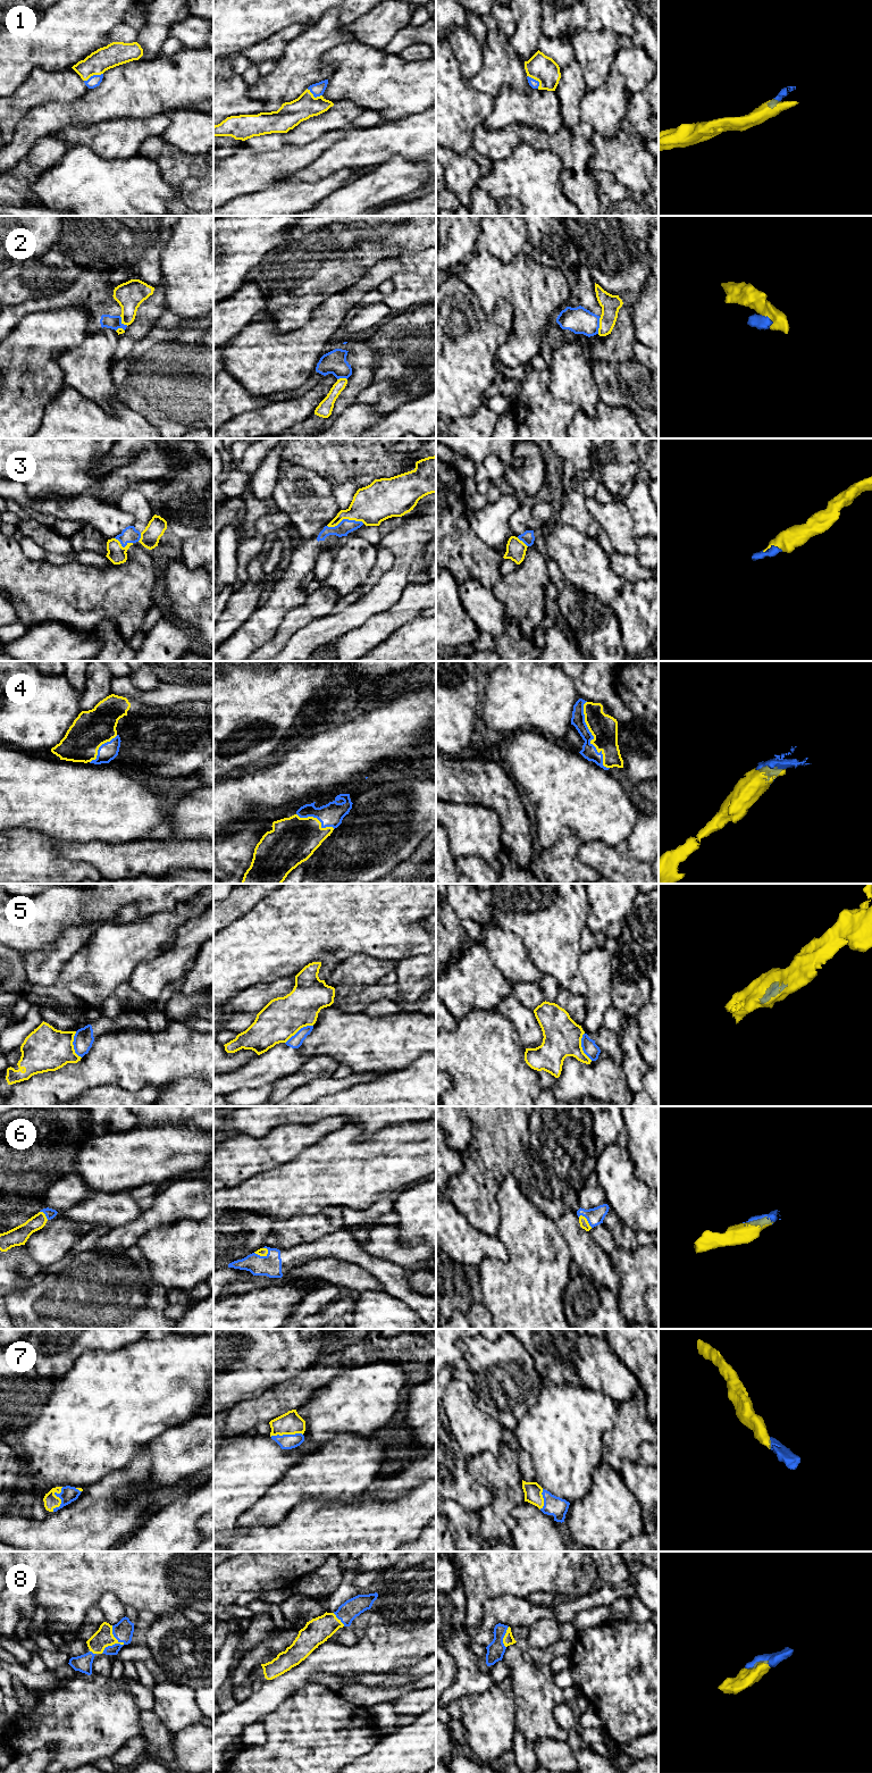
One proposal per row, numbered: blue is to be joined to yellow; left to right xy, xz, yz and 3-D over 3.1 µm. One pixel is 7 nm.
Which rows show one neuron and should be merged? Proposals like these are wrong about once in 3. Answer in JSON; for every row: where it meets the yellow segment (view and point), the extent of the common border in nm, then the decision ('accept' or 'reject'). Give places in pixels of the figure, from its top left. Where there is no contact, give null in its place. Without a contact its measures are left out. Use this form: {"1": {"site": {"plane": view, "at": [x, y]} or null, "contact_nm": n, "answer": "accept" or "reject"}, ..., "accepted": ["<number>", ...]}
{"1": {"site": {"plane": "xy", "at": [93, 74]}, "contact_nm": 150, "answer": "accept"}, "2": {"site": {"plane": "yz", "at": [600, 325]}, "contact_nm": 120, "answer": "reject"}, "3": {"site": {"plane": "xz", "at": [345, 518]}, "contact_nm": 260, "answer": "accept"}, "4": {"site": {"plane": "yz", "at": [593, 735]}, "contact_nm": 500, "answer": "accept"}, "5": {"site": {"plane": "xz", "at": [299, 1029]}, "contact_nm": 240, "answer": "reject"}, "6": {"site": {"plane": "xz", "at": [262, 1255]}, "contact_nm": 110, "answer": "accept"}, "7": {"site": {"plane": "xy", "at": [60, 1499]}, "contact_nm": 190, "answer": "accept"}, "8": {"site": {"plane": "xy", "at": [116, 1642]}, "contact_nm": 220, "answer": "accept"}, "accepted": ["1", "3", "4", "6", "7", "8"]}

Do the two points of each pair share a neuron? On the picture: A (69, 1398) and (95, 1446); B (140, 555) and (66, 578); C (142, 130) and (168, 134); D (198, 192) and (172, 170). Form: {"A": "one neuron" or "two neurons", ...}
{"A": "one neuron", "B": "one neuron", "C": "two neurons", "D": "one neuron"}

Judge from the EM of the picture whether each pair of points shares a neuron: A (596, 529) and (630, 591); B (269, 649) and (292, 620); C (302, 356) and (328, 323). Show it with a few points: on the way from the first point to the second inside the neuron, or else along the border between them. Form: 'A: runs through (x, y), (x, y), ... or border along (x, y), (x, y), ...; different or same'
A: border along (571, 526), (595, 540); different
B: runs through (276, 642), (288, 627); same
C: runs through (303, 348), (320, 331); same

